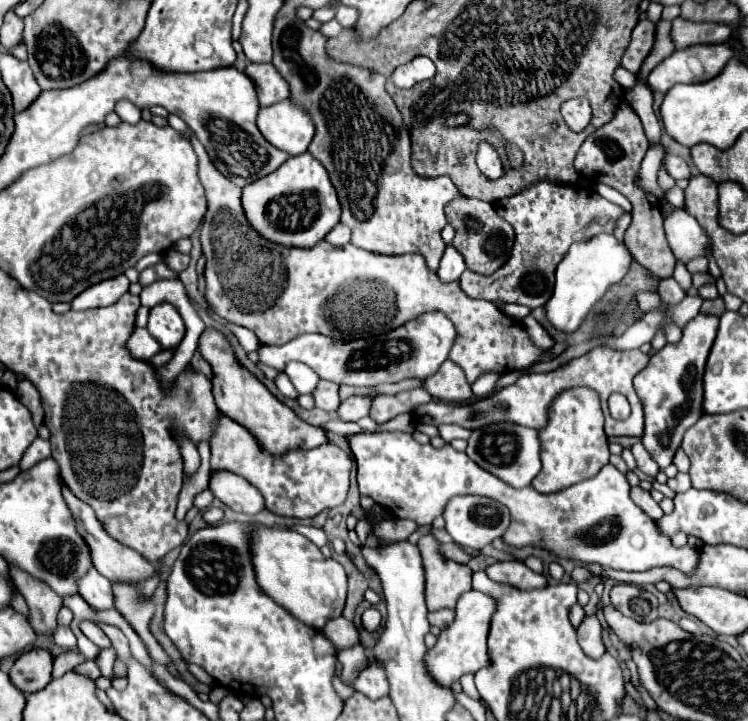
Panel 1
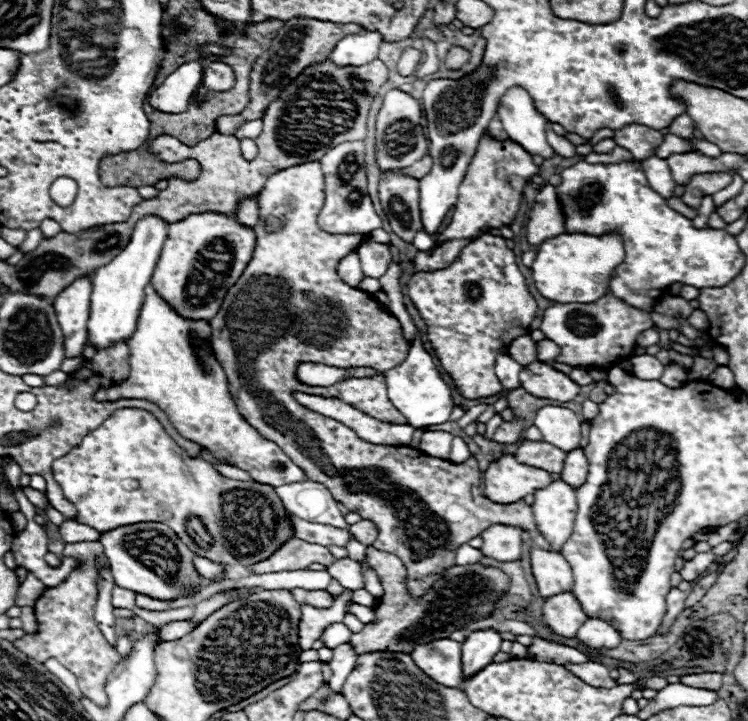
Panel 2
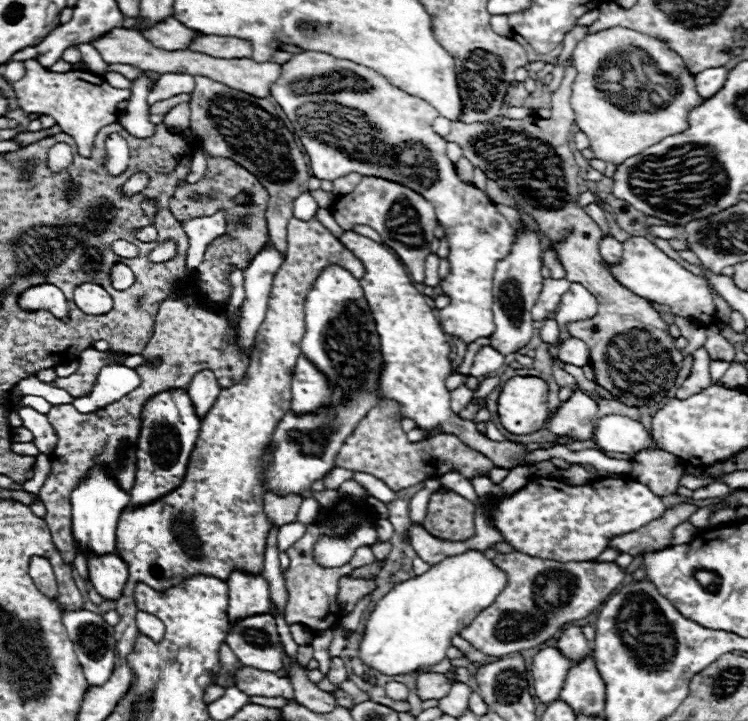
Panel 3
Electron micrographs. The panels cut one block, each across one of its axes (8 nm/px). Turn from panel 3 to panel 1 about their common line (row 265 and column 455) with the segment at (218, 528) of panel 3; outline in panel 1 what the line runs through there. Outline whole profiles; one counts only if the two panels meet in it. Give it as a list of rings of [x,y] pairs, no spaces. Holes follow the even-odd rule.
[[[192,136],[192,146],[198,156],[198,176],[208,198],[208,212],[202,228],[202,252],[206,254],[206,298],[222,318],[252,330],[258,336],[260,344],[282,346],[296,336],[308,332],[326,332],[328,336],[342,336],[346,340],[352,340],[354,336],[390,332],[404,322],[418,318],[424,312],[444,312],[458,334],[450,350],[450,360],[454,360],[466,372],[466,378],[470,382],[474,382],[486,370],[496,370],[504,374],[532,366],[542,354],[542,348],[536,348],[532,344],[524,326],[518,320],[512,320],[502,314],[494,302],[470,298],[466,292],[462,292],[458,282],[442,284],[434,272],[426,270],[426,262],[418,254],[382,256],[354,248],[352,244],[346,244],[344,248],[334,248],[332,244],[324,244],[324,240],[312,248],[286,248],[262,240],[242,216],[242,188],[234,186],[212,166],[210,158],[206,156],[206,150],[196,136]],[[232,300],[242,300],[242,310]]]

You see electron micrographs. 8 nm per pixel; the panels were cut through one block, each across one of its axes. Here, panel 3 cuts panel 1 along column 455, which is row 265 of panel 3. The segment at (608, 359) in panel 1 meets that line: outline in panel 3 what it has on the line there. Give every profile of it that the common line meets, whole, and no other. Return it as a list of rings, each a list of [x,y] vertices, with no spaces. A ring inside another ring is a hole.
[[[364,176],[362,182],[350,194],[342,194],[336,198],[332,206],[332,216],[346,232],[354,230],[354,226],[374,228],[382,236],[384,244],[398,254],[410,278],[414,282],[424,280],[424,260],[430,254],[430,242],[434,240],[436,214],[432,204],[420,194],[390,180]]]

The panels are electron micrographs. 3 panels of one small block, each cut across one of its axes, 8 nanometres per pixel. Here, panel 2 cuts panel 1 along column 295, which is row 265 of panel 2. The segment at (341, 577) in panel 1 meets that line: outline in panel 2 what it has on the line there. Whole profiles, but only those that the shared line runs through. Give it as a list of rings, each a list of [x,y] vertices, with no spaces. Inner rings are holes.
[[[560,234],[544,242],[538,248],[536,260],[532,264],[532,278],[538,292],[558,304],[588,304],[604,296],[608,288],[612,270],[624,260],[624,246],[618,234],[608,234],[602,238],[588,234]]]

